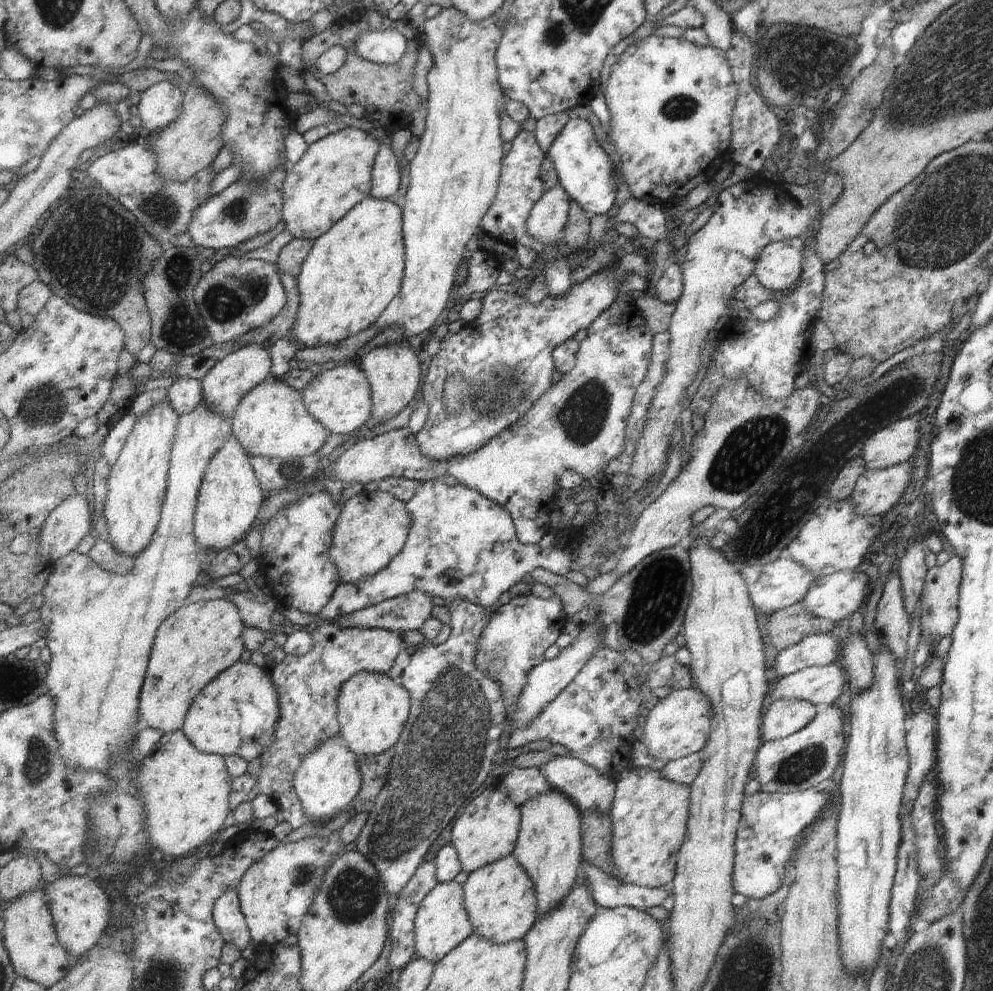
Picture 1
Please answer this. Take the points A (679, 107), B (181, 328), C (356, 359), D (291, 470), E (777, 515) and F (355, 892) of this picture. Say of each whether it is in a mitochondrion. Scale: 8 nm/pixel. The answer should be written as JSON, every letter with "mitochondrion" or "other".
{"A":"mitochondrion","B":"mitochondrion","C":"other","D":"mitochondrion","E":"mitochondrion","F":"mitochondrion"}

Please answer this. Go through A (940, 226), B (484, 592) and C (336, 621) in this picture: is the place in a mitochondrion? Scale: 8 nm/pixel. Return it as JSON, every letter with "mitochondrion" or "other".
{"A":"mitochondrion","B":"other","C":"other"}

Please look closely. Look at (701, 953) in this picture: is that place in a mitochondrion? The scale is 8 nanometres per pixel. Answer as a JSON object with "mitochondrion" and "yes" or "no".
{"mitochondrion":"no"}

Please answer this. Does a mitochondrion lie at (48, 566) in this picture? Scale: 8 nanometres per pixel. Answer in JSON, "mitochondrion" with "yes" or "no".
{"mitochondrion":"no"}

